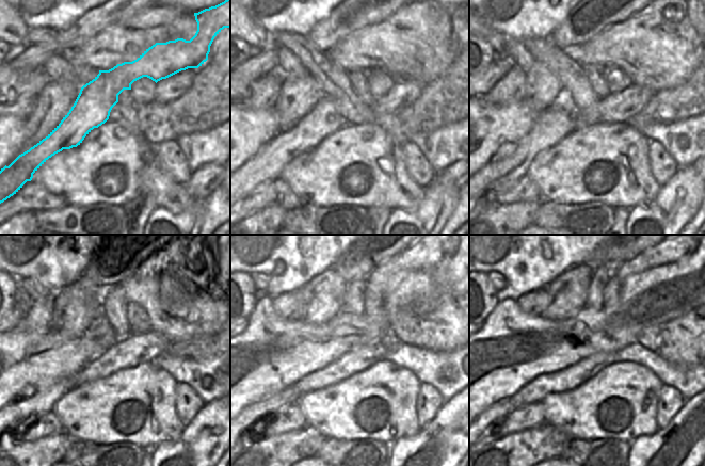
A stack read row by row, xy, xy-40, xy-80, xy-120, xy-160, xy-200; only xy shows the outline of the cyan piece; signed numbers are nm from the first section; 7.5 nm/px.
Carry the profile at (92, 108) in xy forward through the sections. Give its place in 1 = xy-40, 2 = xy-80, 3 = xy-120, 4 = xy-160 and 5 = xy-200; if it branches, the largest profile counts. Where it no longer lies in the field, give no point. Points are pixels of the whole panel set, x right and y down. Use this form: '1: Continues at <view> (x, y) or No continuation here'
1: Continues at xy-40 (323, 119)
2: Continues at xy-80 (553, 125)
3: Continues at xy-120 (35, 402)
4: Continues at xy-160 (289, 396)
5: Continues at xy-200 (502, 407).

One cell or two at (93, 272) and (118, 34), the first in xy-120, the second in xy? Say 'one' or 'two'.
two

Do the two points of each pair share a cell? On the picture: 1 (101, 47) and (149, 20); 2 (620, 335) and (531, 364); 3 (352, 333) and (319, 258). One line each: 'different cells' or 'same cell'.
1: same cell
2: same cell
3: different cells

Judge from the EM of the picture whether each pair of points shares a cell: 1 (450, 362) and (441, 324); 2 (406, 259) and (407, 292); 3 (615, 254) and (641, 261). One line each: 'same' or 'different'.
1: different
2: different
3: different

